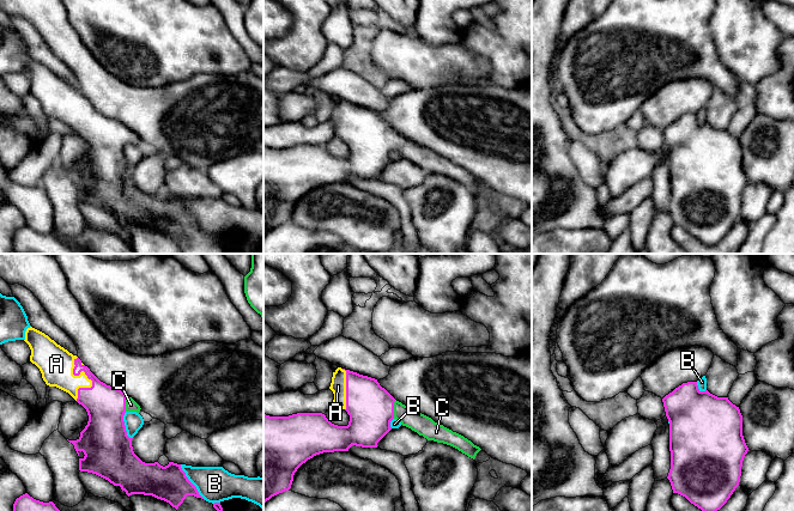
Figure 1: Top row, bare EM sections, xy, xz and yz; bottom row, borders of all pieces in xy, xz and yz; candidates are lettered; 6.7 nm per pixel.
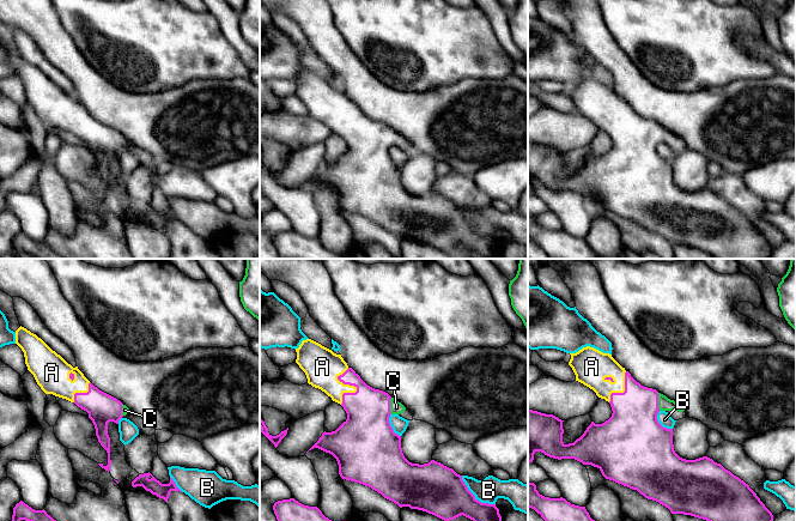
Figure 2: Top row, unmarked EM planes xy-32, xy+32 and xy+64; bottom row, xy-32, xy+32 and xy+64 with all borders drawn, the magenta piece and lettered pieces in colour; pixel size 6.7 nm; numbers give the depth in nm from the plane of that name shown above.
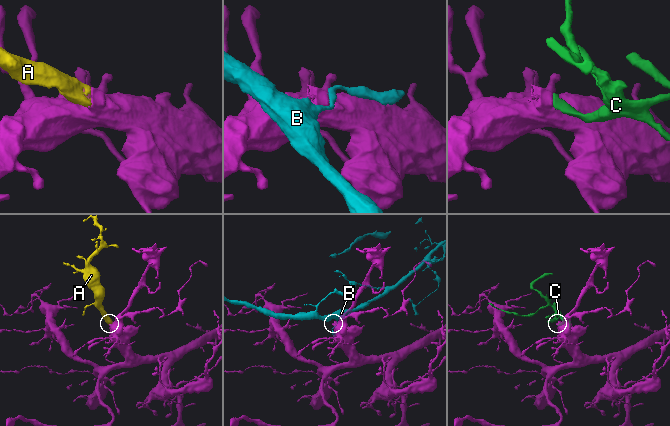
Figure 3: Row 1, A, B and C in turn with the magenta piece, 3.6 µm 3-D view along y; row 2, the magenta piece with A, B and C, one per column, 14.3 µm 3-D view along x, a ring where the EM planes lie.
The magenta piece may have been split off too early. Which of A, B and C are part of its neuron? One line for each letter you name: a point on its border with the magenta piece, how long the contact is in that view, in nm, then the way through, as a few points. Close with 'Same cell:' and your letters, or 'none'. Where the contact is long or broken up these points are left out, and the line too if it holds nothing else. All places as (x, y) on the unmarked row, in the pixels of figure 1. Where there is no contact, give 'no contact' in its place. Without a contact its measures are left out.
A: meets magenta in xy at (88, 109); contact 300 nm long; runs through xy (105, 138), (91, 123), (88, 109), (73, 109), (56, 96)
C: meets magenta in xz at (393, 141); contact 130 nm long; runs through xz (370, 139), (393, 141), (423, 157)
Same cell: A, C

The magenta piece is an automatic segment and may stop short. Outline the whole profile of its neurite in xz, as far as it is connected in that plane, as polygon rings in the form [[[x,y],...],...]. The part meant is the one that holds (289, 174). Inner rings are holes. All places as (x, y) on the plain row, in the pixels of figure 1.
[[[338,99],[333,104],[329,121],[334,126],[334,136],[350,147],[347,158],[332,156],[322,145],[297,145],[289,148],[263,146],[263,236],[272,229],[289,223],[297,201],[316,187],[348,183],[352,177],[377,180],[377,175],[392,162],[393,151],[428,172],[450,177],[473,191],[481,182],[463,168],[396,133],[375,110]]]

